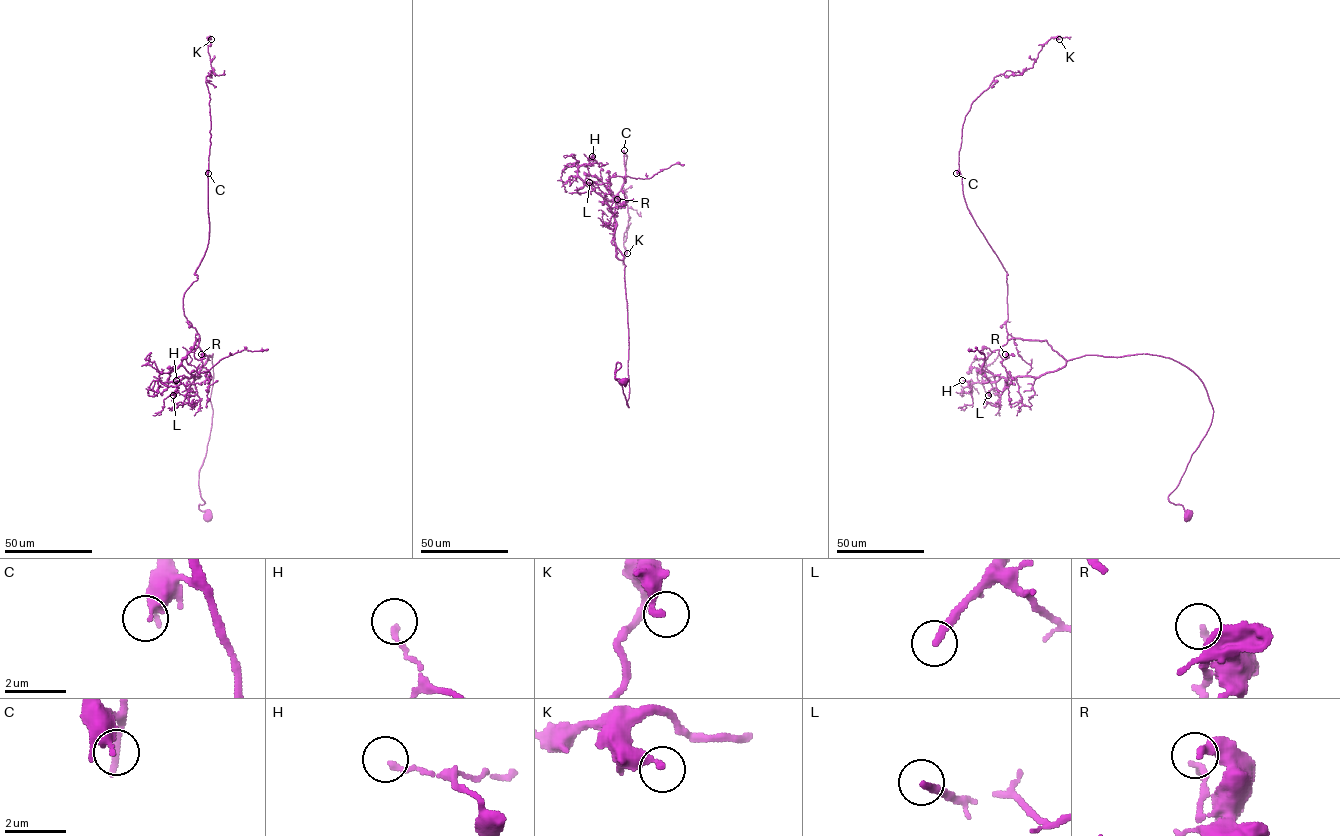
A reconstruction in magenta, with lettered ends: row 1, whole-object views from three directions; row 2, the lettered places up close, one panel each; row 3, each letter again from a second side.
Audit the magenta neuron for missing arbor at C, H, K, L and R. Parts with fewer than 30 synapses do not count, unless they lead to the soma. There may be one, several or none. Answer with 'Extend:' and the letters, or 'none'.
Extend: L

